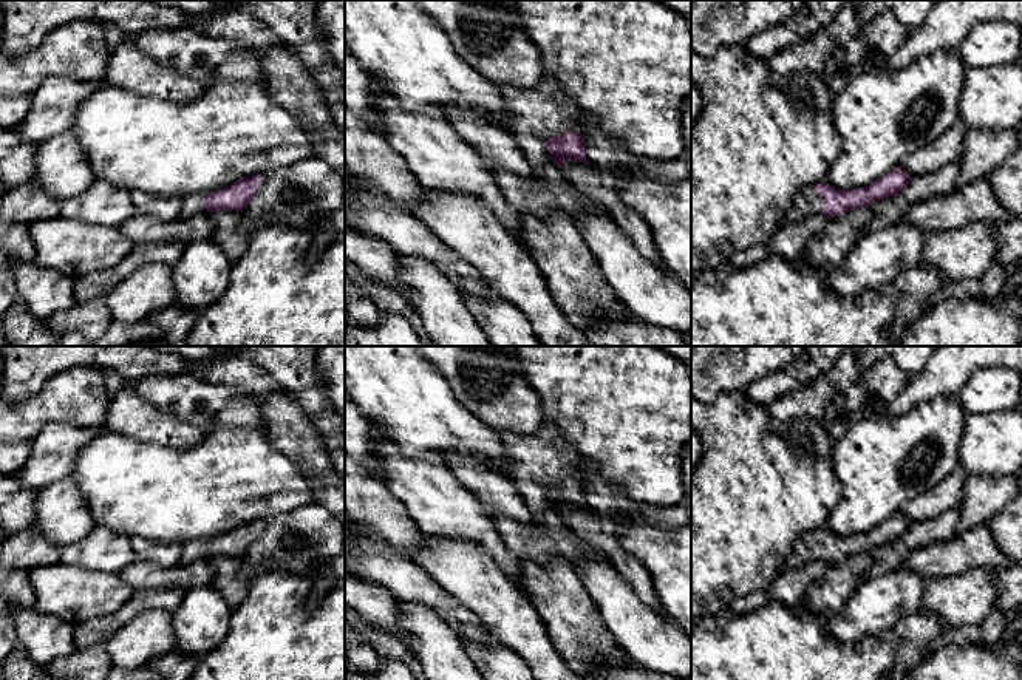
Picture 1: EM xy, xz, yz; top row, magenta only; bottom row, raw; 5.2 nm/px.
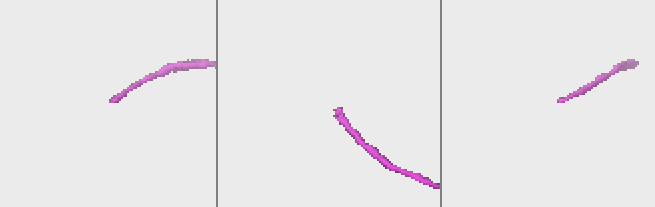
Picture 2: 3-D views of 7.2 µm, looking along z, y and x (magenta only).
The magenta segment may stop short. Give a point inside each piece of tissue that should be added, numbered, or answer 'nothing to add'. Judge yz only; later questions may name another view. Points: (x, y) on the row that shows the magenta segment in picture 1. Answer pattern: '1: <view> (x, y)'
1: yz (807, 203)

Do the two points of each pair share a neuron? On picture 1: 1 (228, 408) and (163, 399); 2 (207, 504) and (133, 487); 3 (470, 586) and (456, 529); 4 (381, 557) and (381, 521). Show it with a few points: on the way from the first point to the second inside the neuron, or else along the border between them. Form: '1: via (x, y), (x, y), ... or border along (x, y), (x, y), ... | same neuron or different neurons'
1: via (212, 405), (203, 399), (178, 399) | same neuron
2: via (189, 495), (152, 492) | same neuron
3: border along (424, 533), (476, 543), (492, 557) | different neurons
4: border along (387, 543), (412, 560) | different neurons

